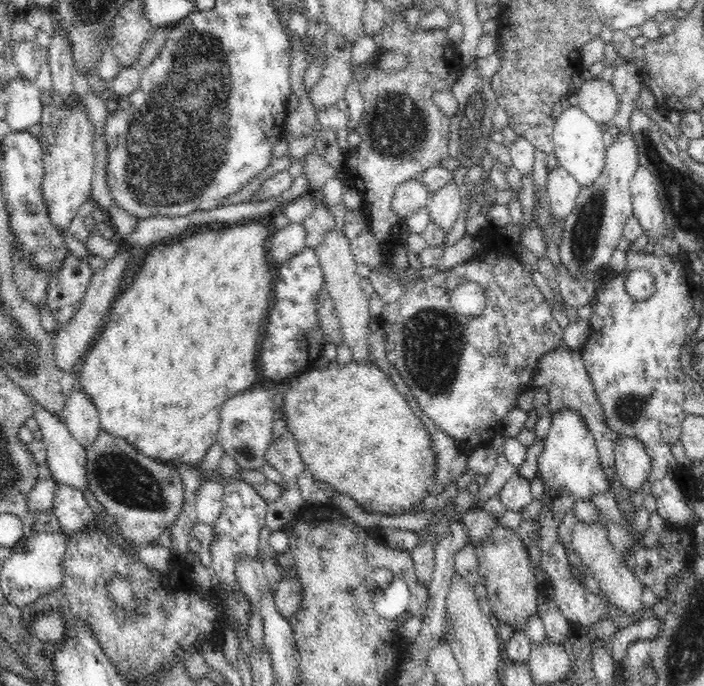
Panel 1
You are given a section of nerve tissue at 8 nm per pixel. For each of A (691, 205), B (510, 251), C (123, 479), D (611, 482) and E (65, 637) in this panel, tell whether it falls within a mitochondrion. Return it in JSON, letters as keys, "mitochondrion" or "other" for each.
{"A":"mitochondrion","B":"other","C":"mitochondrion","D":"other","E":"other"}

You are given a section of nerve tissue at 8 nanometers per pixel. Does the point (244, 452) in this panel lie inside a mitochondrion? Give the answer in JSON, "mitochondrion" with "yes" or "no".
{"mitochondrion":"yes"}

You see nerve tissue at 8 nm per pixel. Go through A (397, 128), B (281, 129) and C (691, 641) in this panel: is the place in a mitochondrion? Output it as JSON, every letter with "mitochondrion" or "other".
{"A":"mitochondrion","B":"other","C":"mitochondrion"}

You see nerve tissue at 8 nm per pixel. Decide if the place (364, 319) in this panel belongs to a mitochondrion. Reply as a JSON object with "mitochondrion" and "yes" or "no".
{"mitochondrion":"no"}

